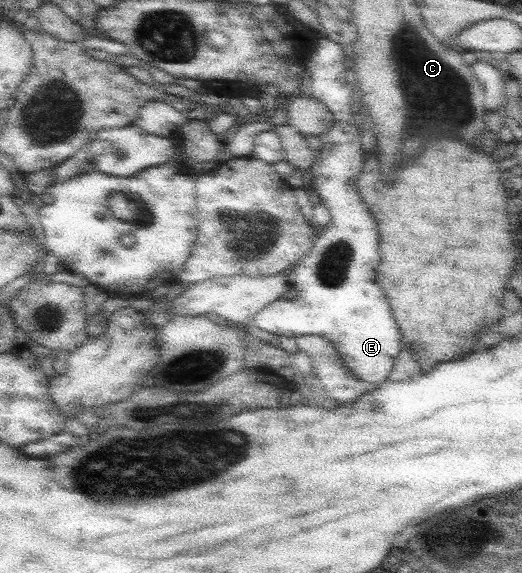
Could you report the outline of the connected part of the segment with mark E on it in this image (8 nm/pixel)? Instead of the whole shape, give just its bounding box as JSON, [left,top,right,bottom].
[251,35,404,389]

